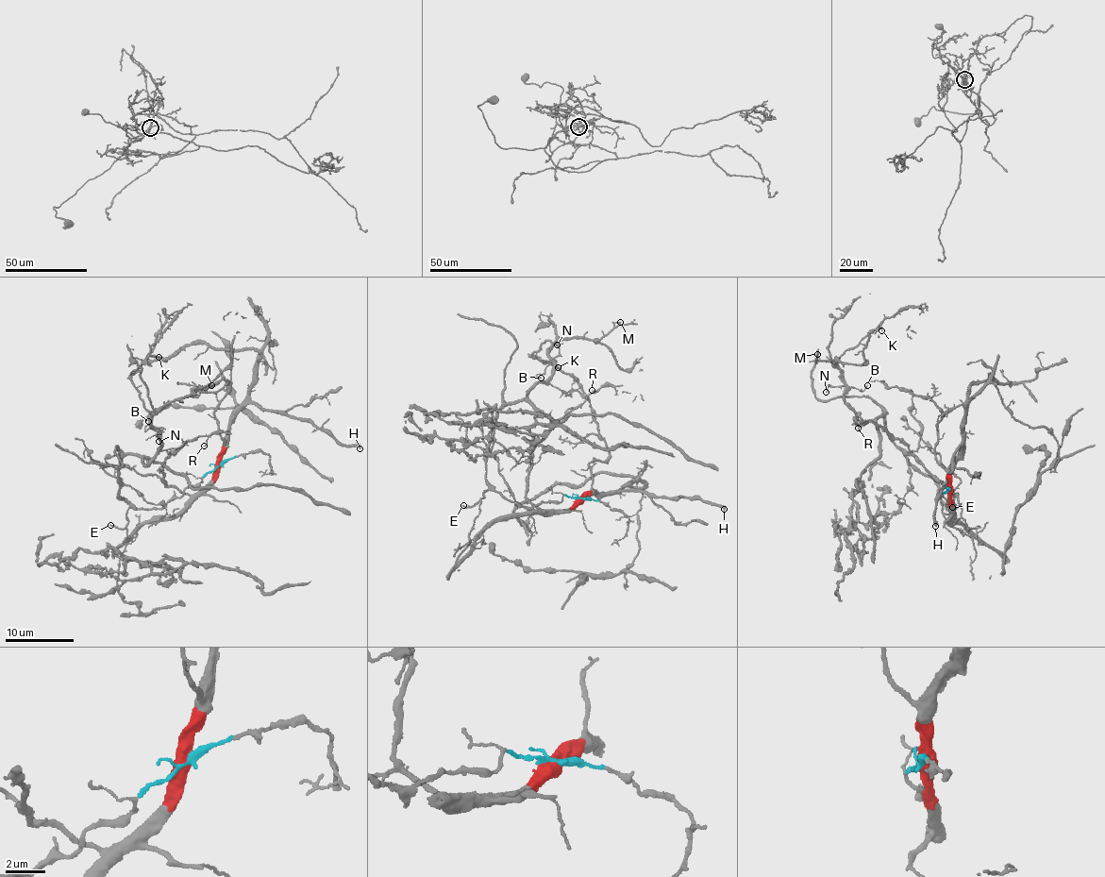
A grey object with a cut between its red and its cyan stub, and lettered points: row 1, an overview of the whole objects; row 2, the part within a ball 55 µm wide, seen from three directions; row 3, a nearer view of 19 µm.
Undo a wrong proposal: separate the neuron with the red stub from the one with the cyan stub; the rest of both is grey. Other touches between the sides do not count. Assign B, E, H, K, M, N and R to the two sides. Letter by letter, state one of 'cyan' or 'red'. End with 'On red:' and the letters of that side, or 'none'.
B: cyan
E: cyan
H: red
K: cyan
M: cyan
N: cyan
R: red
On red: H, R

